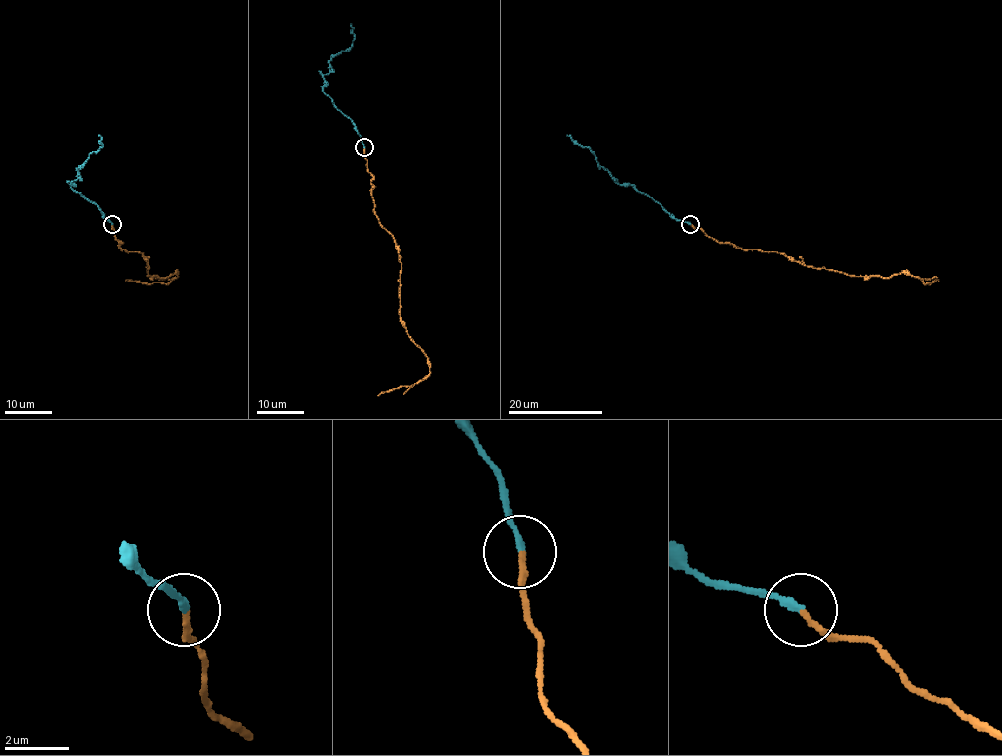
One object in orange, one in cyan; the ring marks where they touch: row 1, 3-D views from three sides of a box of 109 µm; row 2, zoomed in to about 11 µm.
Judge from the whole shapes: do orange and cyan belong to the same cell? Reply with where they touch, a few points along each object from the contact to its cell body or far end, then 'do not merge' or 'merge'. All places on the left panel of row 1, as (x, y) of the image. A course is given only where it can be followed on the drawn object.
(112, 224) | orange via (111, 224), (121, 249), (141, 253), (149, 266), (148, 276), (177, 275), (166, 283), (125, 281) | cyan via (111, 224), (104, 214), (71, 188), (77, 178), (77, 169), (102, 145), (98, 135) | do not merge

